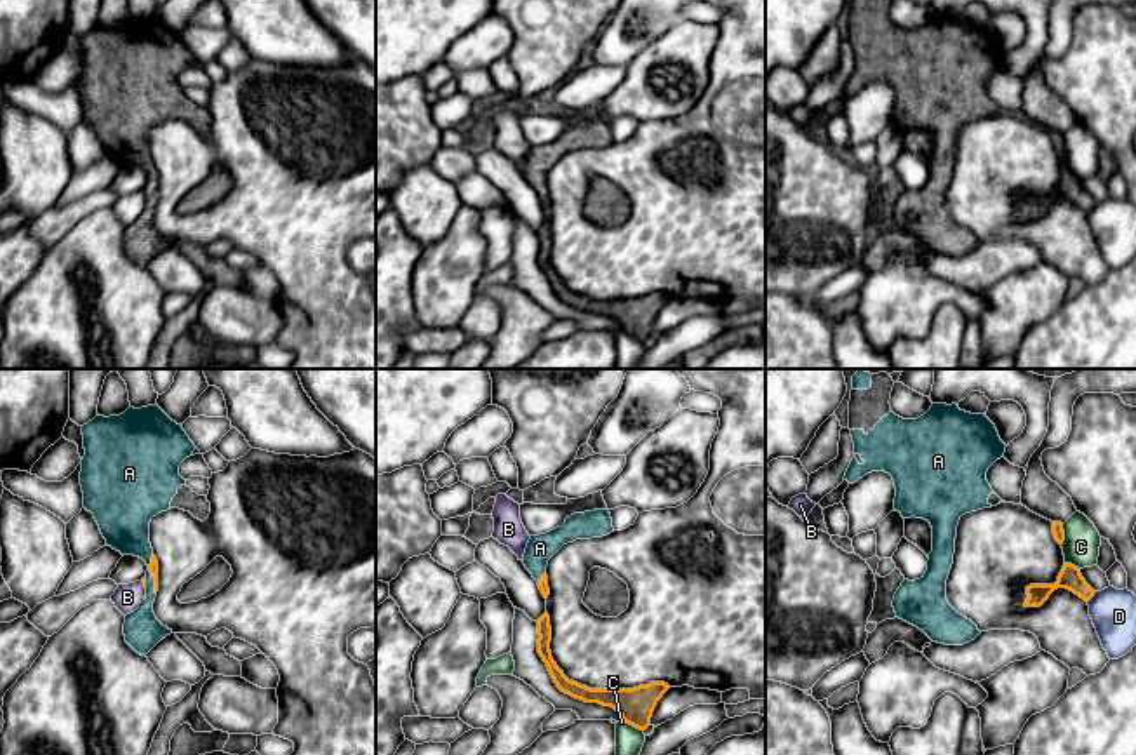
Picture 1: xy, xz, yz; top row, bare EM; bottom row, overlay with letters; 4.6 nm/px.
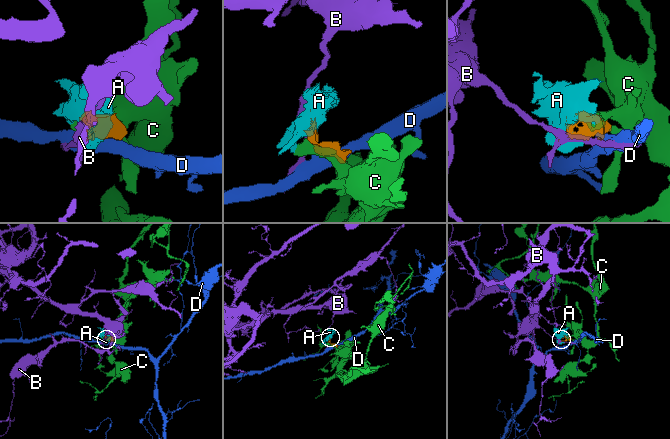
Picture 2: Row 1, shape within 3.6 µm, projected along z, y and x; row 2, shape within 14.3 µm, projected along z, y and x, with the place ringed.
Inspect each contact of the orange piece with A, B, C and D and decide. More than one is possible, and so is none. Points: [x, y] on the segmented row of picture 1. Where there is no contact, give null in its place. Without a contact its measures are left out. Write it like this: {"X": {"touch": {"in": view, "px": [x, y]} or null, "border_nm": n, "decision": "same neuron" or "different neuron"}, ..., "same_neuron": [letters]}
{"A": {"touch": {"in": "xy", "px": [152, 573]}, "border_nm": 180, "decision": "same neuron"}, "B": {"touch": {"in": "xy", "px": [143, 583]}, "border_nm": 40, "decision": "different neuron"}, "C": {"touch": {"in": "xz", "px": [632, 724]}, "border_nm": 120, "decision": "different neuron"}, "D": {"touch": {"in": "yz", "px": [1093, 595]}, "border_nm": 70, "decision": "different neuron"}, "same_neuron": ["A"]}

